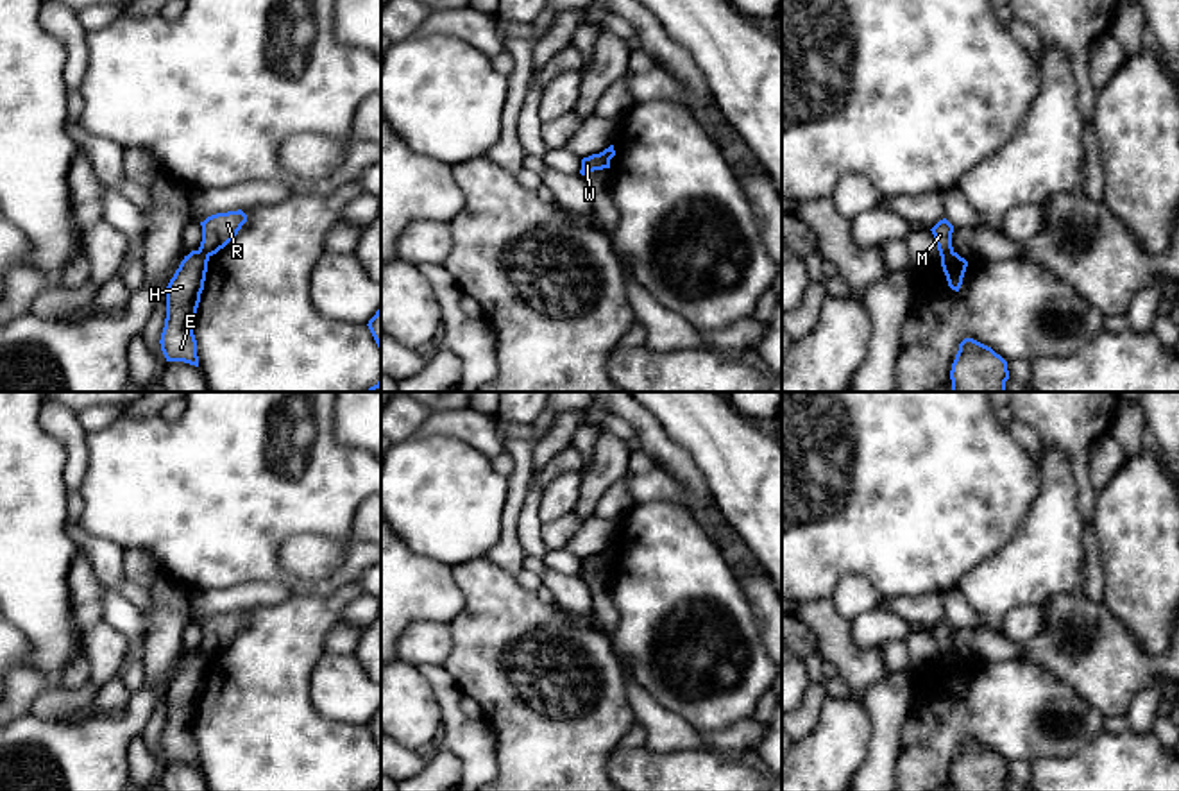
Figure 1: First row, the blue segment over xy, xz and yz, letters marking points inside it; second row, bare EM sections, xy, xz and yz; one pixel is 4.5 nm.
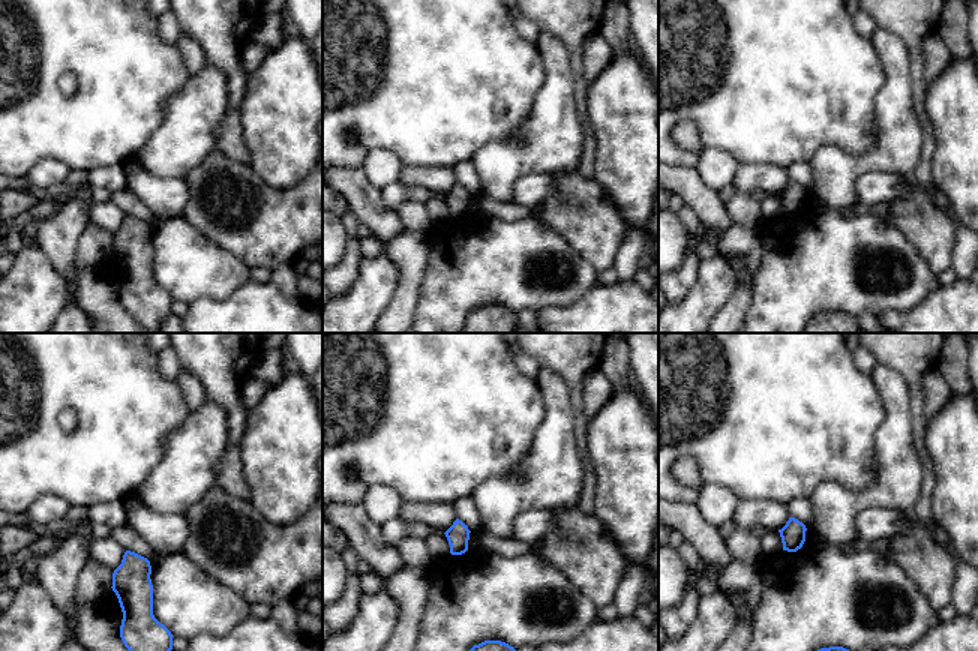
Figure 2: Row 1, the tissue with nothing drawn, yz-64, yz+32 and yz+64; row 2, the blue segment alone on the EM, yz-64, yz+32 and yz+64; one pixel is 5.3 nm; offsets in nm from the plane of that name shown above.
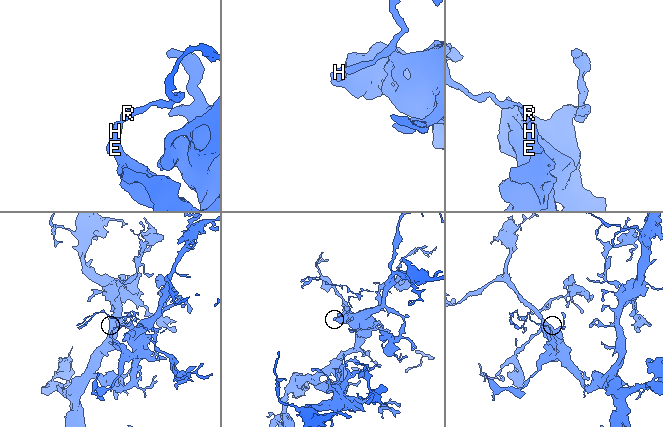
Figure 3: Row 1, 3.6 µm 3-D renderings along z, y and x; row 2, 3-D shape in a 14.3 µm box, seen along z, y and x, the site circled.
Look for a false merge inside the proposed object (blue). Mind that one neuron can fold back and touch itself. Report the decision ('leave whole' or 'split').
split

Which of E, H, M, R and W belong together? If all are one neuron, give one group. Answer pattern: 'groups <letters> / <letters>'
groups E H W / M R

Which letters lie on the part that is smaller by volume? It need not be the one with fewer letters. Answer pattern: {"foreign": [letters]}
{"foreign": ["M", "R"]}

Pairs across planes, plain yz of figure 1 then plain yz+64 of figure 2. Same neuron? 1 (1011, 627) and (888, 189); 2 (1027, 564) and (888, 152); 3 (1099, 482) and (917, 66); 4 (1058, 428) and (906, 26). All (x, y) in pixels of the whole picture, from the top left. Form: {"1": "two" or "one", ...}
{"1": "one", "2": "one", "3": "two", "4": "one"}

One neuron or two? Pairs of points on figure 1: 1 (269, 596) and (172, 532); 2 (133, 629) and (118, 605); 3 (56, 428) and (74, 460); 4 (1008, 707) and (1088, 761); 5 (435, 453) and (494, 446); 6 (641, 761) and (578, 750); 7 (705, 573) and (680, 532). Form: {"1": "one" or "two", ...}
{"1": "two", "2": "one", "3": "one", "4": "two", "5": "two", "6": "two", "7": "one"}

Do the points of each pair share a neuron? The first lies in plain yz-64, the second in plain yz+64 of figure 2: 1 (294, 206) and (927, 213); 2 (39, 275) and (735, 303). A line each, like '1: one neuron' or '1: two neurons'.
1: one neuron
2: two neurons

